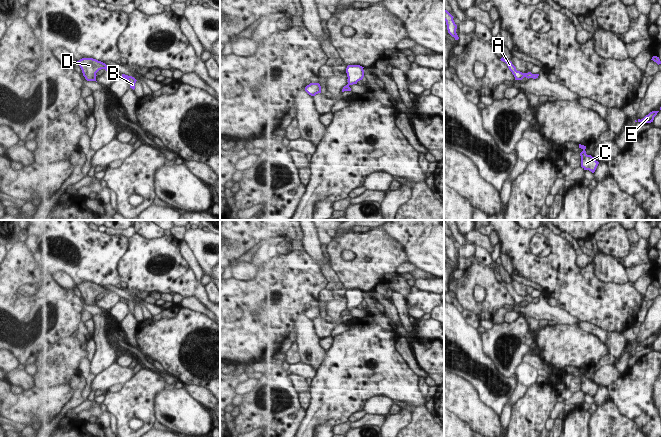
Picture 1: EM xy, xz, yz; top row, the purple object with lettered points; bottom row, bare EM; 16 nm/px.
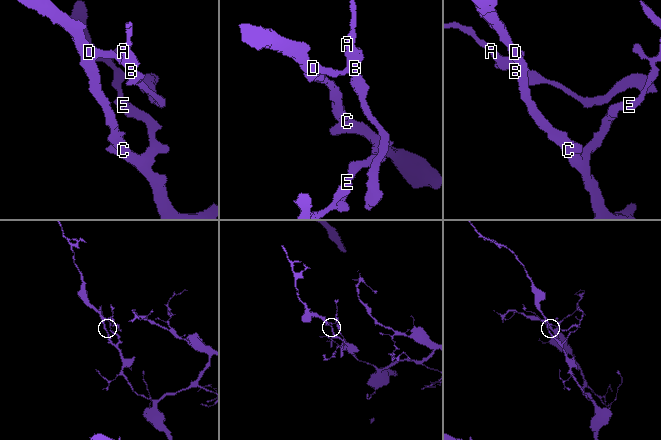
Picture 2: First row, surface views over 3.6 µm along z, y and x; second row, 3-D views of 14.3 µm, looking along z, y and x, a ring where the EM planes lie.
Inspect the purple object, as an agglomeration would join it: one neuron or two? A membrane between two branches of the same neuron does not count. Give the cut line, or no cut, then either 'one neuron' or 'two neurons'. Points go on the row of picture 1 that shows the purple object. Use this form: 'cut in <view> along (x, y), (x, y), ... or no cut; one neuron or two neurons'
cut in xy along (125, 75), (128, 77); two neurons

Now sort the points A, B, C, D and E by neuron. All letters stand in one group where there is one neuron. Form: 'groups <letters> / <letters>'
groups A B / C D E

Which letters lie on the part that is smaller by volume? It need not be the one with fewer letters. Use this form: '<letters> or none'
A, B

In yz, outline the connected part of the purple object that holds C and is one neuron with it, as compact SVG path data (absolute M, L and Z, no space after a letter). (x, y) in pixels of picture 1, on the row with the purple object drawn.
M579 144L579 148L581 148L583 150L580 153L581 167L584 170L589 170L592 173L594 173L596 168L597 168L597 166L598 166L598 164L599 164L599 162L594 157L592 157L591 155L586 154L586 151L585 151L586 146Z

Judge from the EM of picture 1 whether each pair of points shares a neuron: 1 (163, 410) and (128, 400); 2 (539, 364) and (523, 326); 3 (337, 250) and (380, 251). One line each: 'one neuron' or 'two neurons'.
1: two neurons
2: two neurons
3: one neuron

